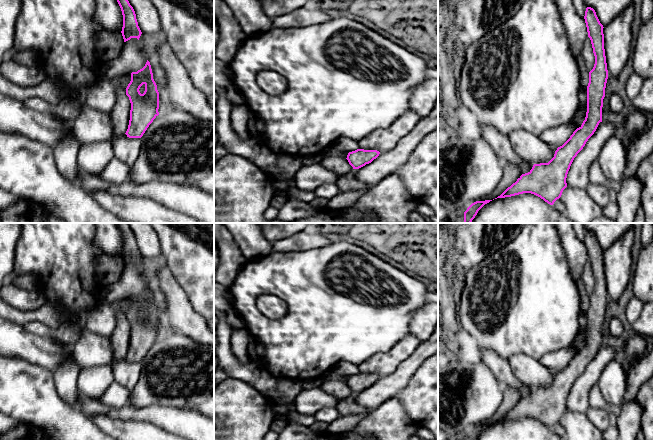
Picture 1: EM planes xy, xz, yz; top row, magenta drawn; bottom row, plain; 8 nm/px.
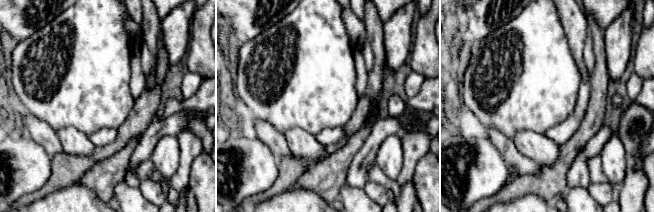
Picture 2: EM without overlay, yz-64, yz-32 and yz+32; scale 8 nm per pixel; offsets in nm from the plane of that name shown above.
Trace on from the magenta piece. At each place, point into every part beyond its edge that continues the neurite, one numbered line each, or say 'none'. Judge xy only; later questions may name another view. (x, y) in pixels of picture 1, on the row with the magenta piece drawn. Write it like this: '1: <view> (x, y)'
1: xy (120, 114)

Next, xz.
1: xz (339, 165)

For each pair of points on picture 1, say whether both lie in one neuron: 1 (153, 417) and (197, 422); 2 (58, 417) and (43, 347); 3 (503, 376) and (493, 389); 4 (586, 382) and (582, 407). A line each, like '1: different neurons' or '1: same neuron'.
1: same neuron
2: different neurons
3: different neurons
4: same neuron

